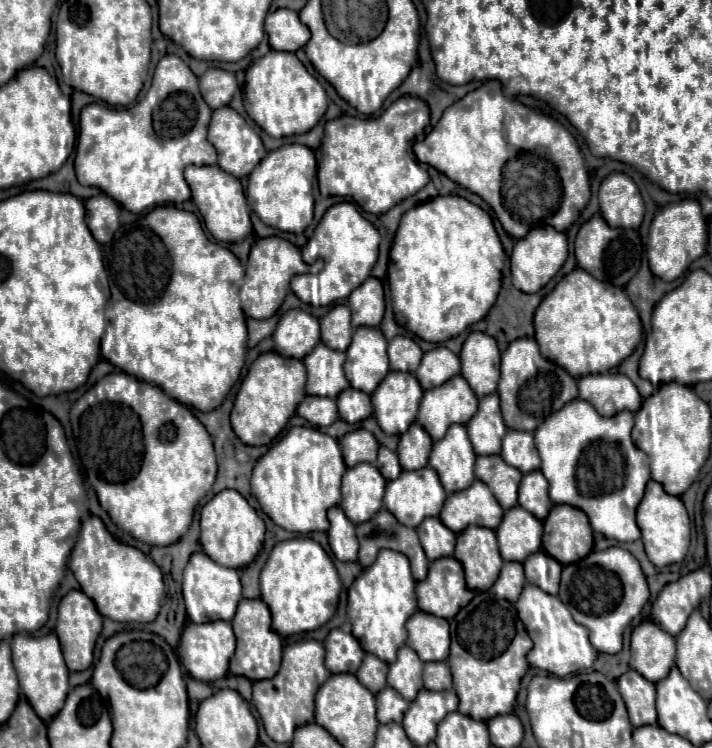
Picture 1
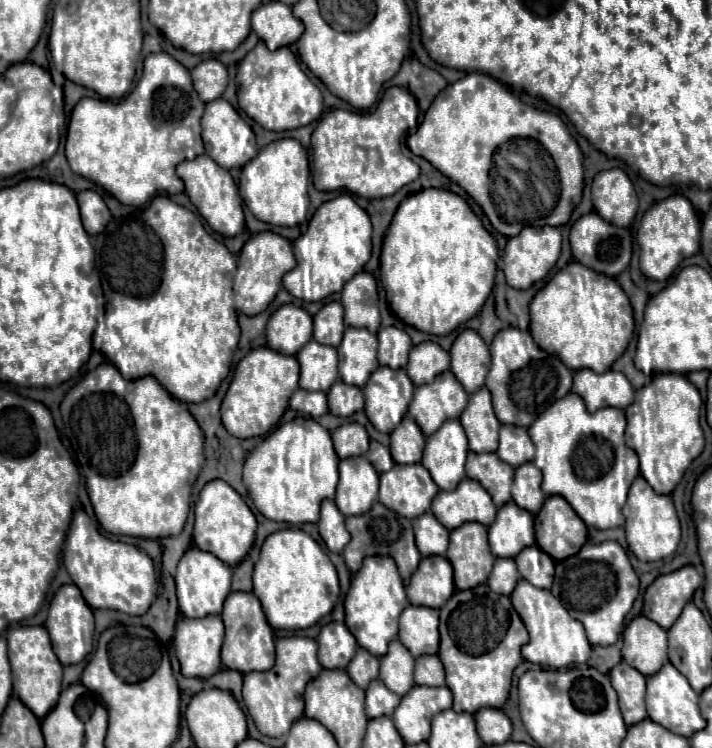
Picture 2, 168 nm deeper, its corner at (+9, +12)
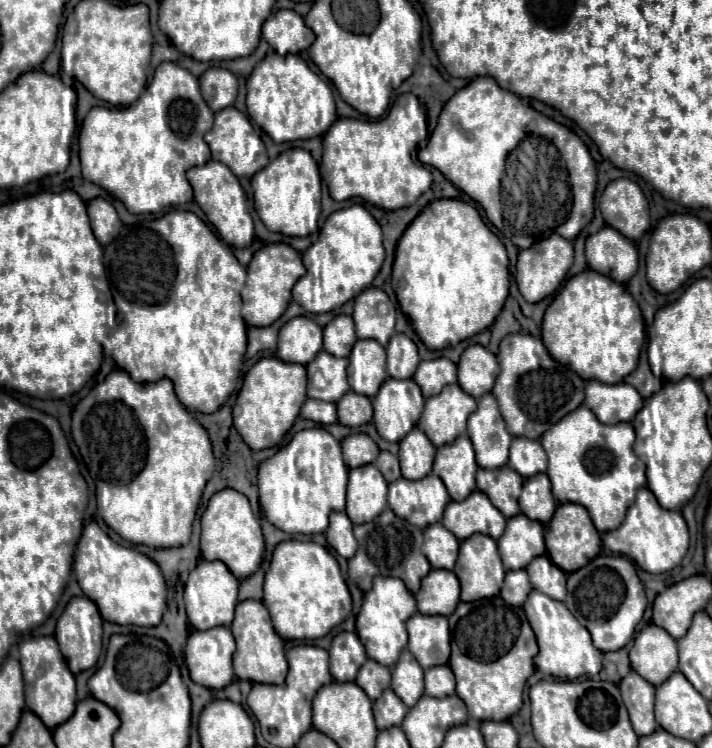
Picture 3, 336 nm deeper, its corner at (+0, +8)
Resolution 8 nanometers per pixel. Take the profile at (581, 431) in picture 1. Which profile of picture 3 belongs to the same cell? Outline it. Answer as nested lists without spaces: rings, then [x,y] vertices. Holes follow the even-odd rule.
[[[582,404],[580,408],[576,408],[576,412],[570,412],[568,416],[564,416],[564,420],[548,428],[540,442],[548,454],[548,478],[552,480],[552,494],[556,496],[556,500],[584,506],[598,532],[616,530],[622,524],[626,510],[632,506],[638,488],[646,486],[646,466],[632,450],[634,428],[628,422],[620,422],[614,426],[600,424],[600,420],[592,416],[592,410]]]

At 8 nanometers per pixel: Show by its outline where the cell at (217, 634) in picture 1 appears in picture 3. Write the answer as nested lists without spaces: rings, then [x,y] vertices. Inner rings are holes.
[[[216,626],[208,632],[194,630],[186,644],[186,666],[190,670],[190,678],[212,690],[228,686],[234,680],[234,650],[234,636],[226,626]]]

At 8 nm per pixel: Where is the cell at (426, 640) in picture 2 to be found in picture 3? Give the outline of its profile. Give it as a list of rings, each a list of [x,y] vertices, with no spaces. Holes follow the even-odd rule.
[[[414,614],[408,624],[408,650],[412,652],[412,656],[416,656],[416,660],[420,660],[420,666],[432,668],[438,664],[448,664],[448,656],[450,656],[450,628],[448,628],[448,618],[446,616],[422,616],[422,614]]]

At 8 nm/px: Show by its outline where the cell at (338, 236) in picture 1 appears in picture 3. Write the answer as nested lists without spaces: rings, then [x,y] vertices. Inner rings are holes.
[[[350,206],[332,212],[320,228],[318,242],[314,242],[304,254],[302,262],[306,276],[302,276],[292,288],[292,299],[312,314],[332,312],[356,298],[364,288],[372,284],[384,262],[382,230],[380,224],[364,206]]]

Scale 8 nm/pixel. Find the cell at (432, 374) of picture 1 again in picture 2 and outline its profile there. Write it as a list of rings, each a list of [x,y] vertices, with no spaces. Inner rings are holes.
[[[421,342],[419,346],[413,346],[409,364],[407,364],[407,376],[411,376],[415,386],[429,384],[435,380],[439,372],[445,372],[449,368],[449,352],[445,352],[437,342]]]

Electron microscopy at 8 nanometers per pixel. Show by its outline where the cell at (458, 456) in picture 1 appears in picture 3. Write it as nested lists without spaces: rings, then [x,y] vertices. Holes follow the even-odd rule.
[[[458,436],[452,444],[438,448],[432,472],[444,480],[452,500],[464,500],[468,492],[476,490],[476,470],[478,464],[474,460],[472,442],[468,436]]]

